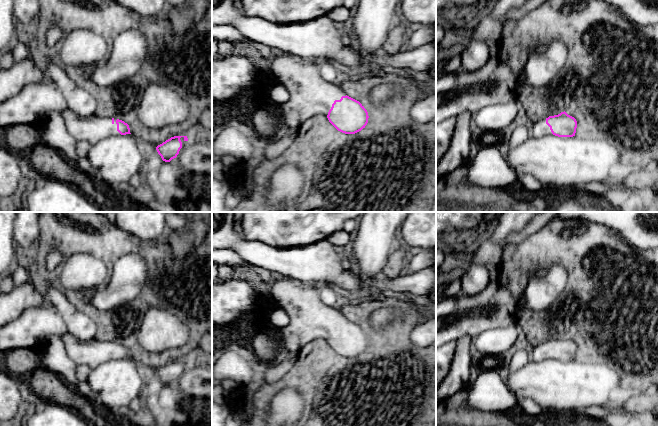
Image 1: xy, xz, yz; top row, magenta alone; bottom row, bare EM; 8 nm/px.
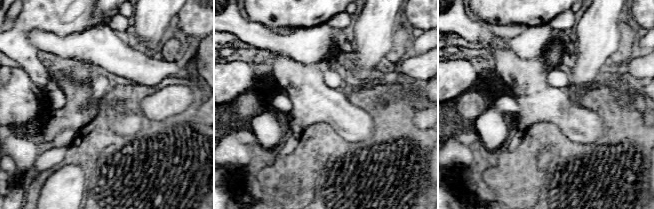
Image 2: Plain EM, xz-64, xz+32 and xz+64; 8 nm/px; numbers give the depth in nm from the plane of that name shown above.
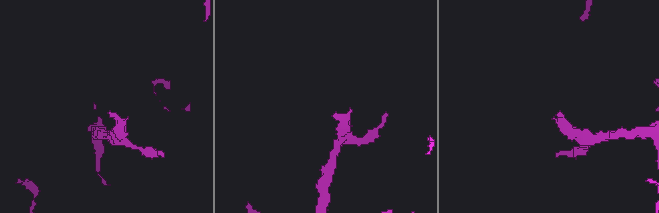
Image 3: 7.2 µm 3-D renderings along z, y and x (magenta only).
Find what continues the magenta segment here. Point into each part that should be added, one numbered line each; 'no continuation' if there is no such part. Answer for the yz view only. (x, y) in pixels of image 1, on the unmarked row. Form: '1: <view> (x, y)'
1: yz (538, 353)

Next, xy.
1: xy (92, 353)

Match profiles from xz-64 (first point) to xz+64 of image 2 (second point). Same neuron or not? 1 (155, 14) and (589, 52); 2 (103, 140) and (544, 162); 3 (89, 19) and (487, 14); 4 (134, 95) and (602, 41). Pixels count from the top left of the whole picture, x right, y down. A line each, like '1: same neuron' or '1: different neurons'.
1: same neuron
2: different neurons
3: same neuron
4: different neurons

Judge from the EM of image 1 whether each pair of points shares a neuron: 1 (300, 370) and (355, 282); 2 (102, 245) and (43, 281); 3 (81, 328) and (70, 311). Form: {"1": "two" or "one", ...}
{"1": "two", "2": "one", "3": "one"}

